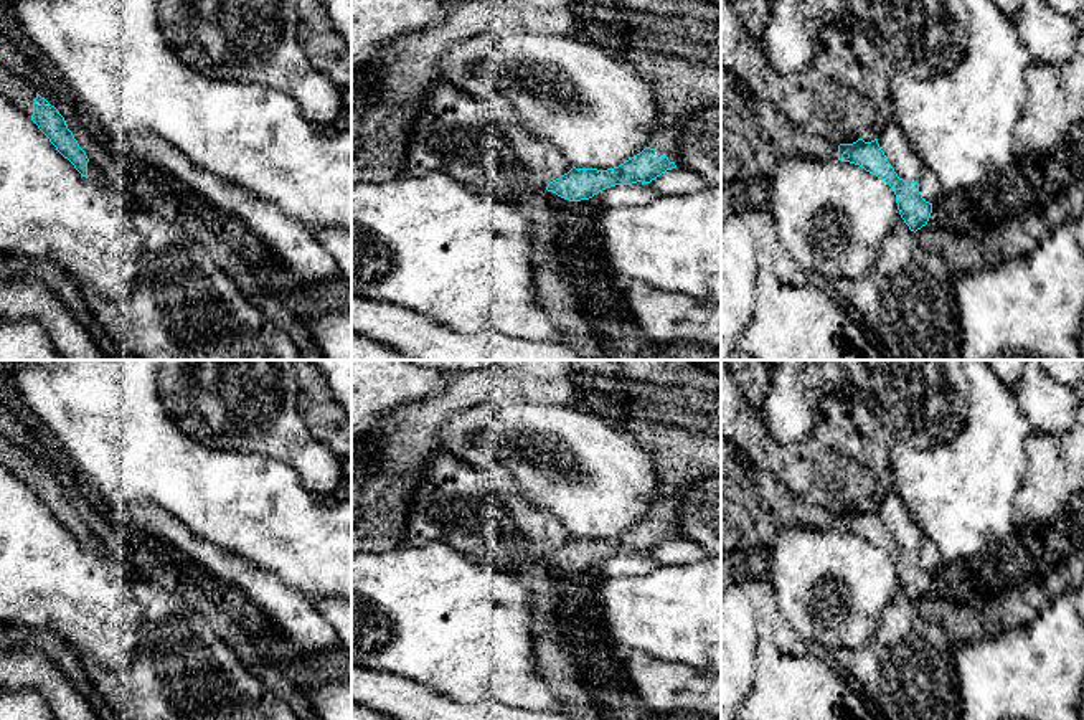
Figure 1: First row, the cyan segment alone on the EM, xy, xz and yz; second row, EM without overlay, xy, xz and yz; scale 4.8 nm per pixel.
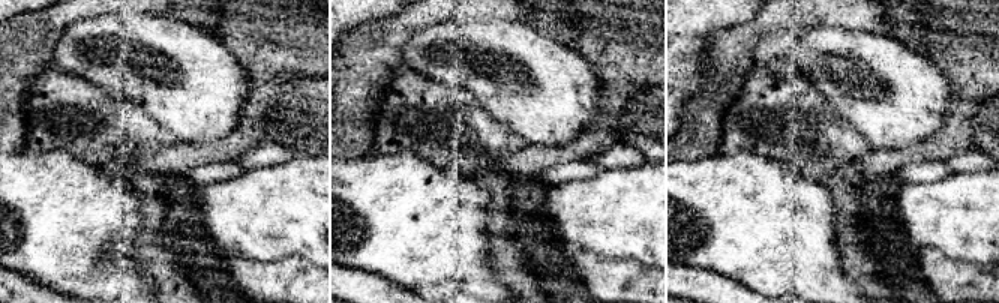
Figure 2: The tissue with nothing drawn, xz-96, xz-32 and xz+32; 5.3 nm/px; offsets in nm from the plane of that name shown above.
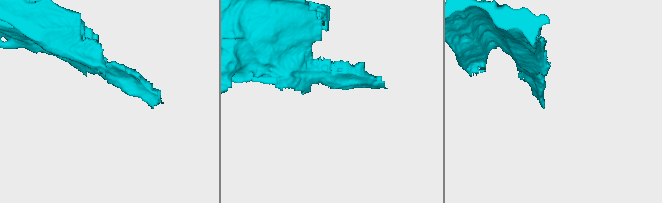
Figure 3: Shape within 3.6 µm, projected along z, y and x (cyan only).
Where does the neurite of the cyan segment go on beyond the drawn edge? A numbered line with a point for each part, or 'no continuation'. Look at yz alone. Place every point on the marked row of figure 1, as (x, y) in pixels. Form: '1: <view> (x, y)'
1: yz (754, 136)

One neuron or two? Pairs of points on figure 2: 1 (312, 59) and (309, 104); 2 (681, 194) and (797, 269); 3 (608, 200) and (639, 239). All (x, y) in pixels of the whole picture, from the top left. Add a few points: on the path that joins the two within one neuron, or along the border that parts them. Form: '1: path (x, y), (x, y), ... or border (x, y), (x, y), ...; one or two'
1: border (314, 77), (290, 77), (278, 92); two
2: path (710, 213), (743, 216), (768, 240); one
3: path (617, 209), (638, 230); one

